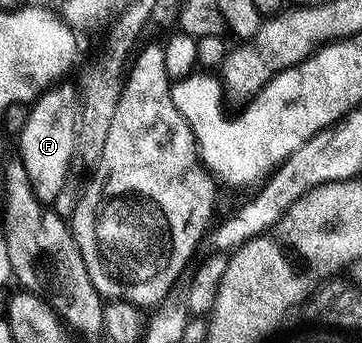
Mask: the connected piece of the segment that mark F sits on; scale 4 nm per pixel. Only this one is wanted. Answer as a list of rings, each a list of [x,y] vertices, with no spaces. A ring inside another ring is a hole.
[[[67,80],[60,81],[30,103],[27,123],[17,136],[18,161],[25,164],[25,172],[29,172],[29,184],[33,184],[35,195],[44,204],[54,203],[55,197],[69,185],[67,173],[72,173],[75,161],[80,109],[80,91],[76,87],[74,90]]]

